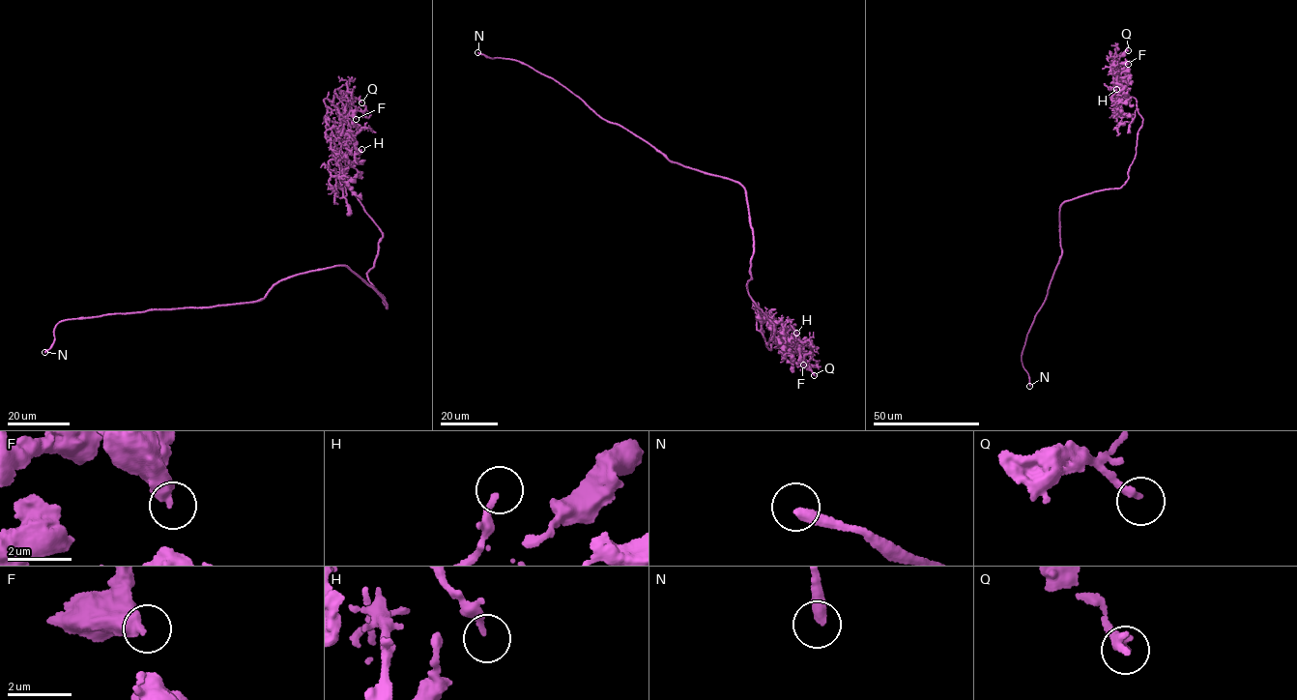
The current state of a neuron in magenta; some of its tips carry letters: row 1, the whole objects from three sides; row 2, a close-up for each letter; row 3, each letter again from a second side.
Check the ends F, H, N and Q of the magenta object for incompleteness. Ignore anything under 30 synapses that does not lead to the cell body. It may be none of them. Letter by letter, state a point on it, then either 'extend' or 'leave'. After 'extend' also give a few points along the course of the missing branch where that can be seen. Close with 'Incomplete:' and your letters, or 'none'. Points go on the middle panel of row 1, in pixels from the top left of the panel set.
F: place (803, 364); leave
H: place (796, 333); leave
N: place (477, 52); extend; course (477, 52), (460, 55)
Q: place (814, 375); leave
Incomplete: N

